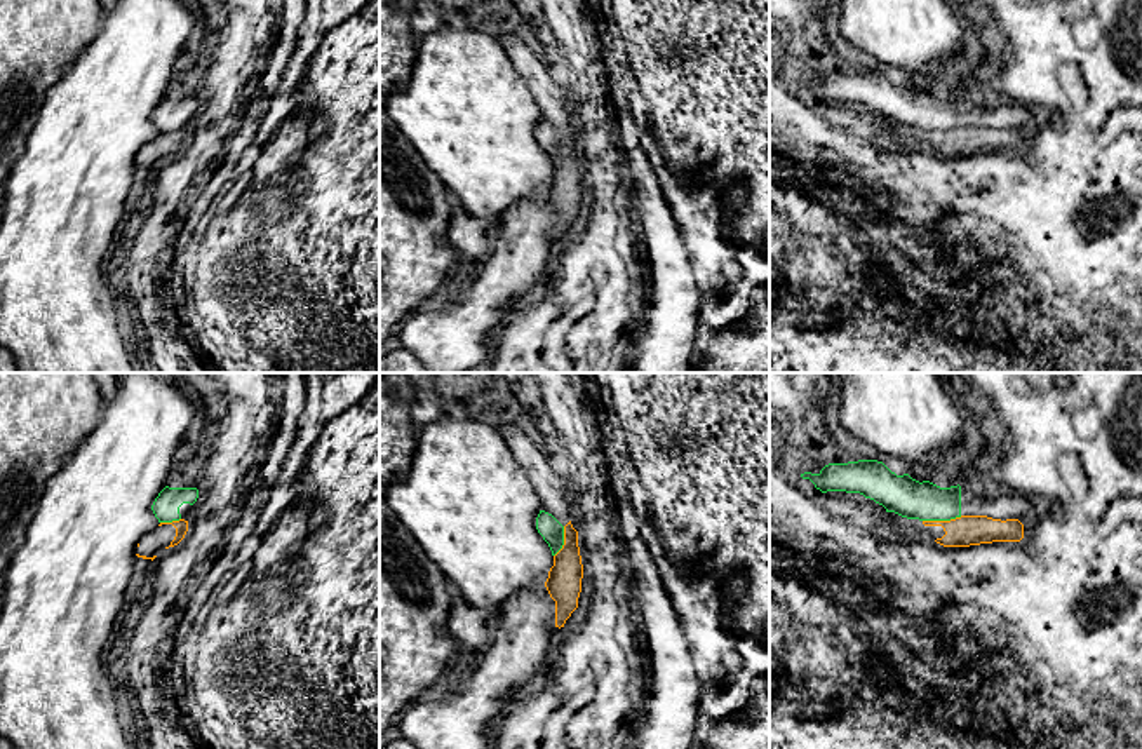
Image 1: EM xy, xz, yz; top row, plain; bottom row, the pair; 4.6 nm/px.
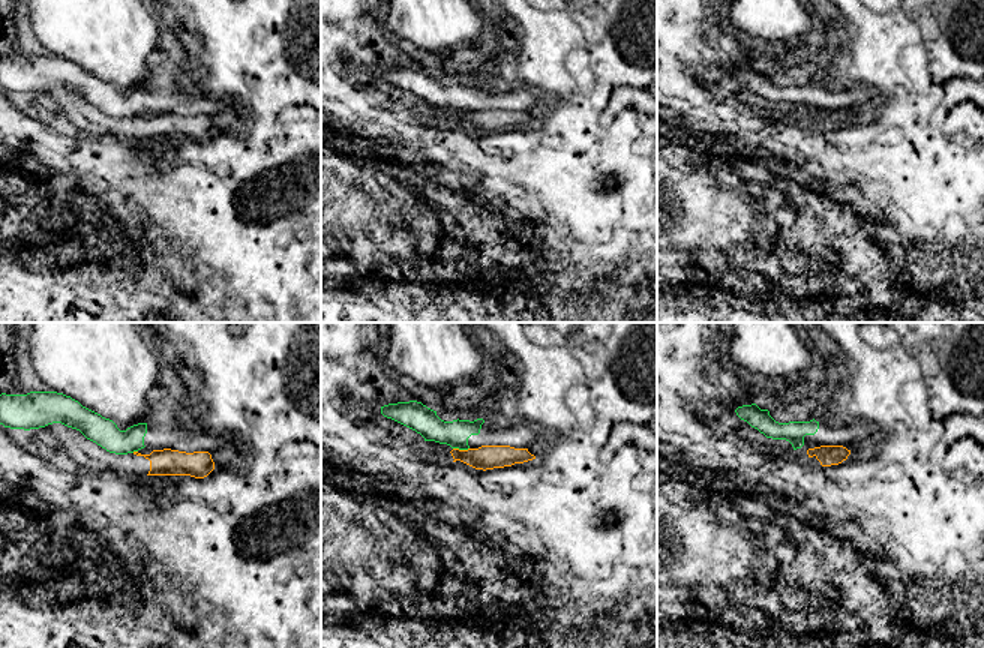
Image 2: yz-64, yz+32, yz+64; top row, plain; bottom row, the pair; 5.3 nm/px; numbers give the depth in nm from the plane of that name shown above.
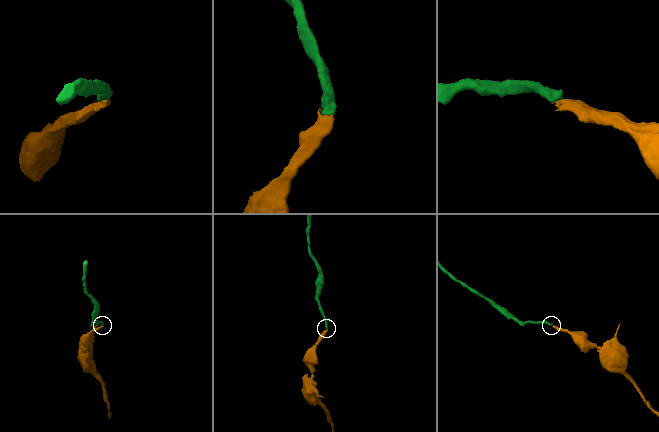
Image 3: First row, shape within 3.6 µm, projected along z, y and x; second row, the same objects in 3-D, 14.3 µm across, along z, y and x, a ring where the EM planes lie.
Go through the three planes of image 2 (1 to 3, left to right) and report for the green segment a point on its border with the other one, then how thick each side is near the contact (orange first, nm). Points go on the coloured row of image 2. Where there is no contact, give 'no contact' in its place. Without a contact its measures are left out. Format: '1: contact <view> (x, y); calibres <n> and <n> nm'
1: contact yz-64 (134, 452); calibres 140 and 150 nm
2: contact yz+32 (461, 450); calibres 130 and 140 nm
3: no contact

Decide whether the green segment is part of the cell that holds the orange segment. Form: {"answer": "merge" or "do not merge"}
{"answer": "do not merge"}

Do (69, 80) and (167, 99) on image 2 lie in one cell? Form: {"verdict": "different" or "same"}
{"verdict": "same"}

